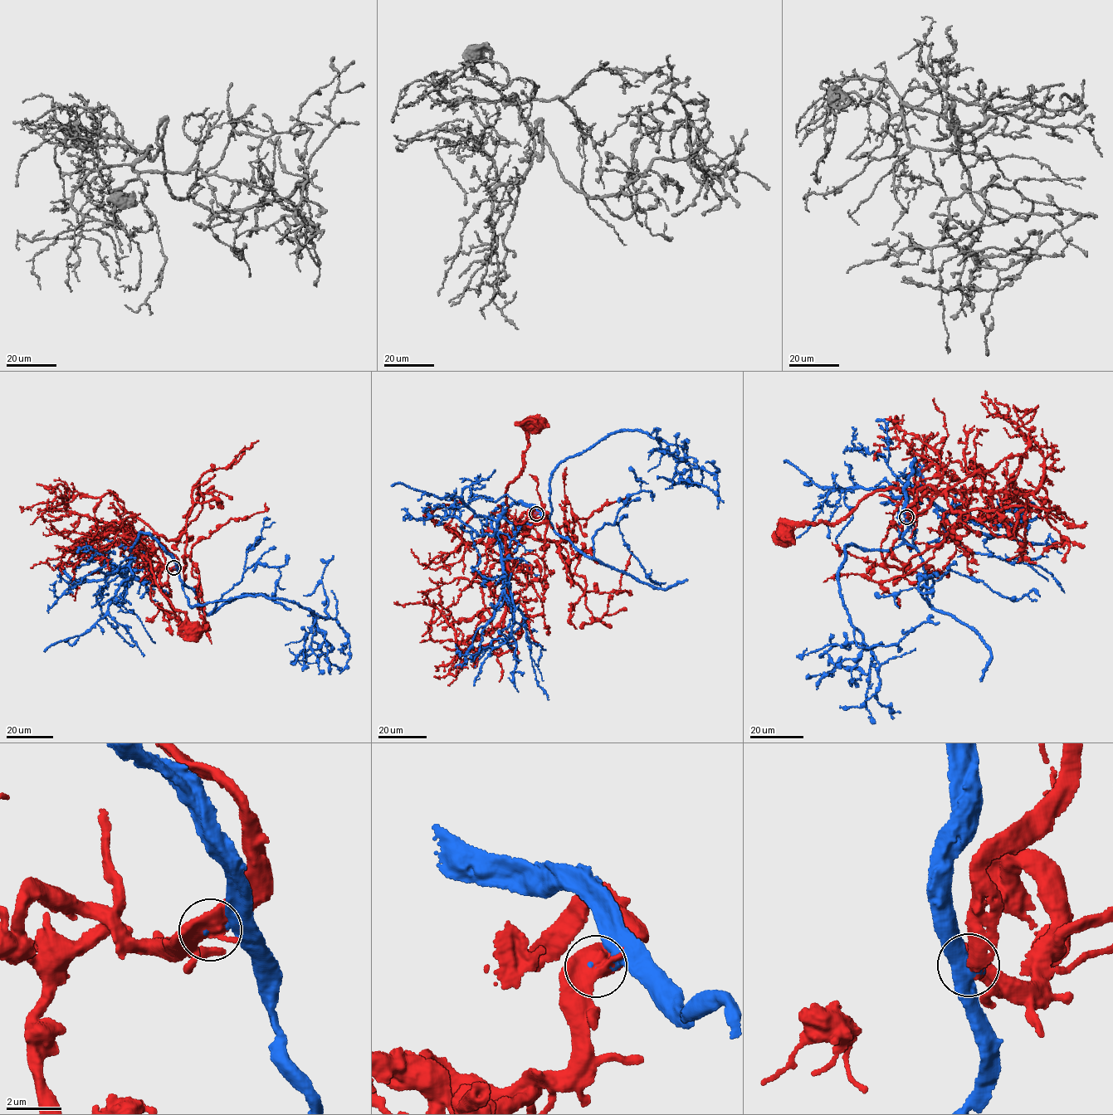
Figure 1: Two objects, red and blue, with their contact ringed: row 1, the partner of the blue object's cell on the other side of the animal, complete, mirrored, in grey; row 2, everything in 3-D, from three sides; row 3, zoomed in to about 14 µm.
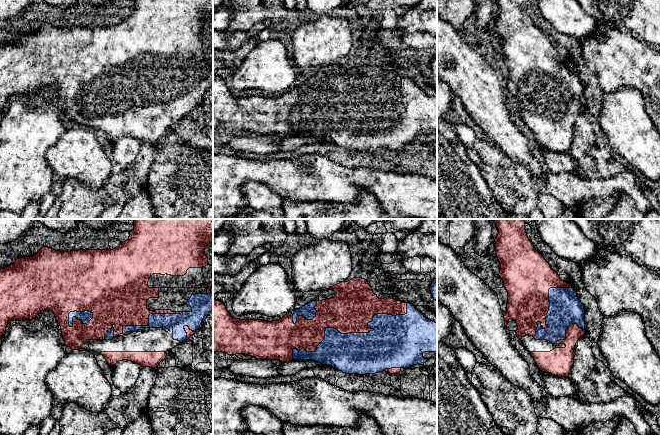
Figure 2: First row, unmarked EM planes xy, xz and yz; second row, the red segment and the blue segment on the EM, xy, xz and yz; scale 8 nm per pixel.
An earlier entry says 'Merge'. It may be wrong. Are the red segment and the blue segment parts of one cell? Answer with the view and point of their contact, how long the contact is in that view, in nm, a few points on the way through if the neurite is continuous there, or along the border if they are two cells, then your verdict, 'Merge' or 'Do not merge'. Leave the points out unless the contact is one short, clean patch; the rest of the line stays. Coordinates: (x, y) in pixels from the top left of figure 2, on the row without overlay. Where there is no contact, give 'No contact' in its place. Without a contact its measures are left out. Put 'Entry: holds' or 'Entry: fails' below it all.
Touches red at xz (349, 108). Shared border 1000 nm. Do not merge
Entry: fails

